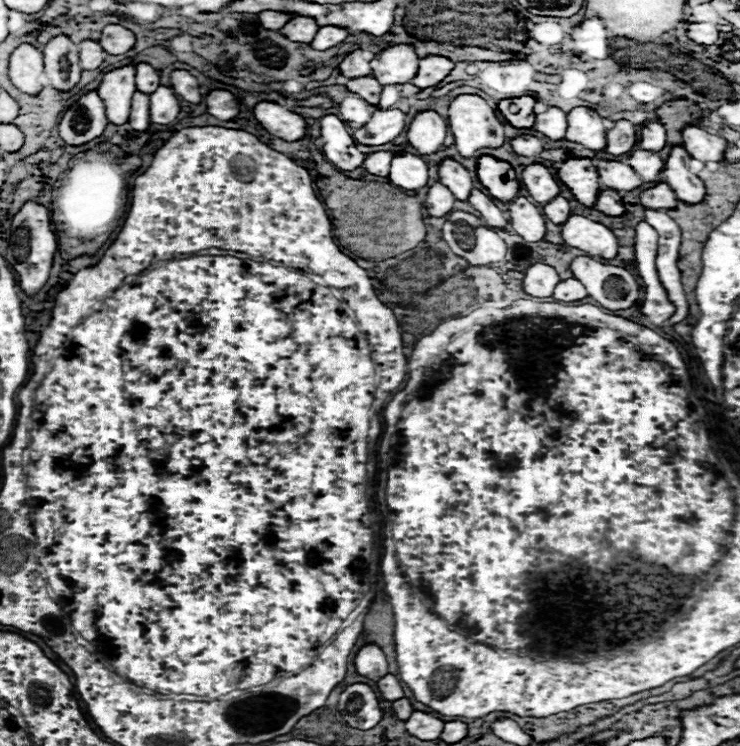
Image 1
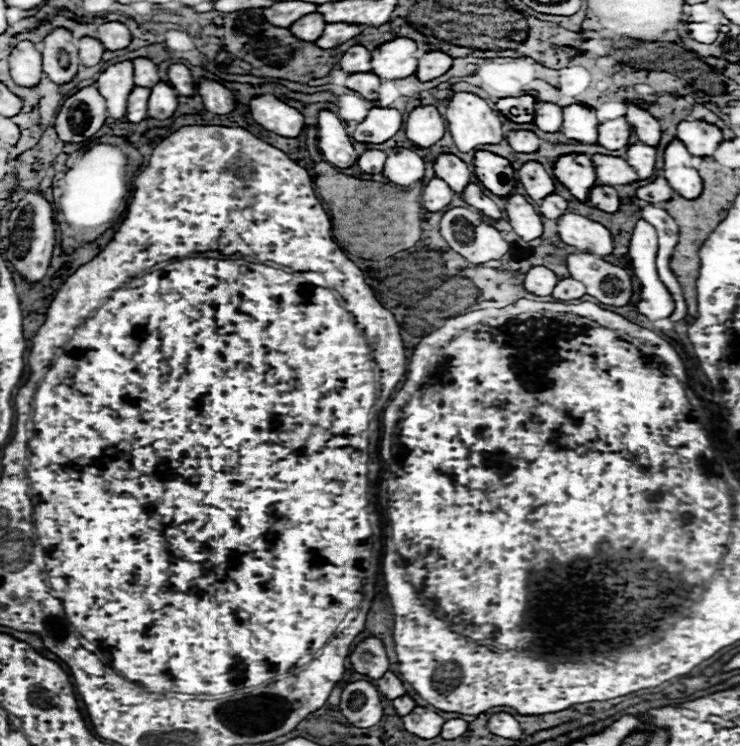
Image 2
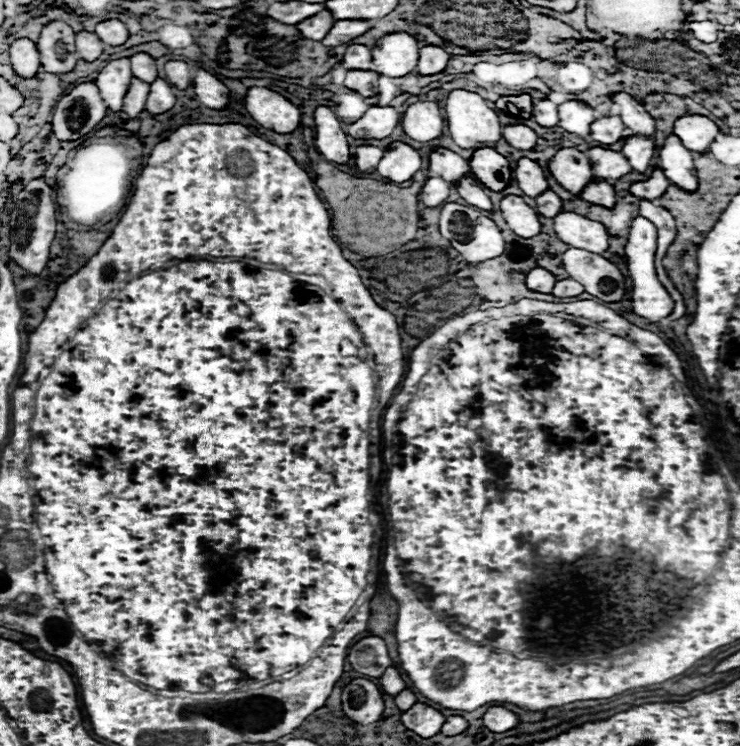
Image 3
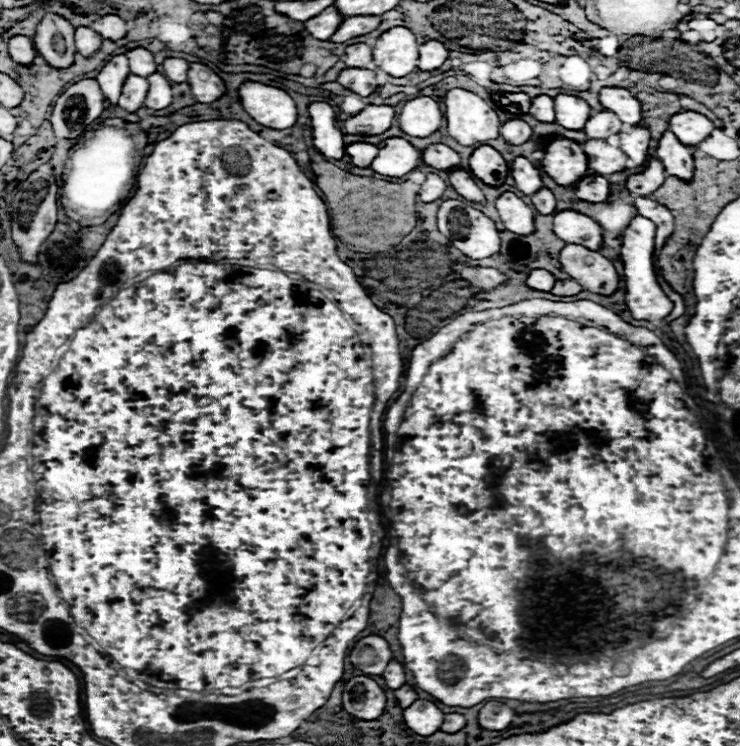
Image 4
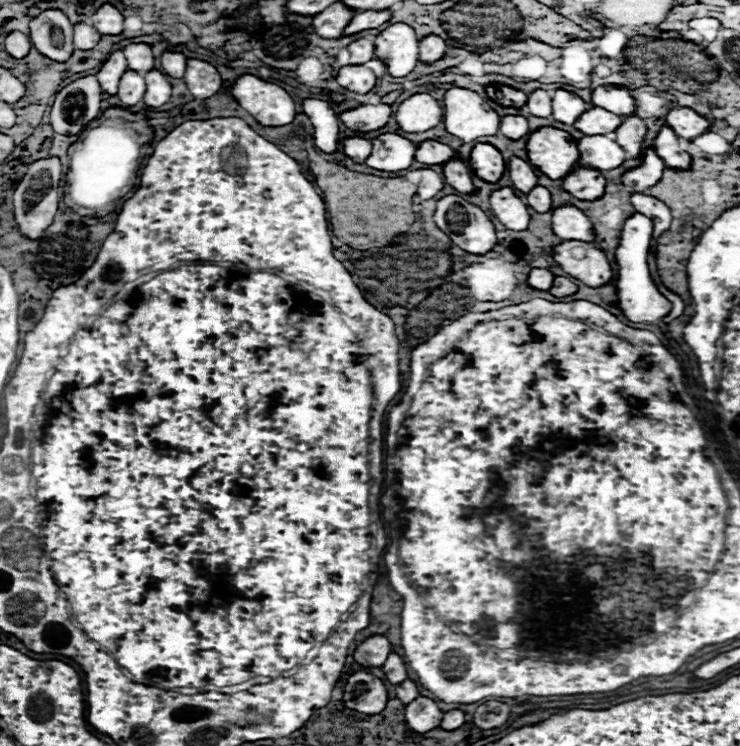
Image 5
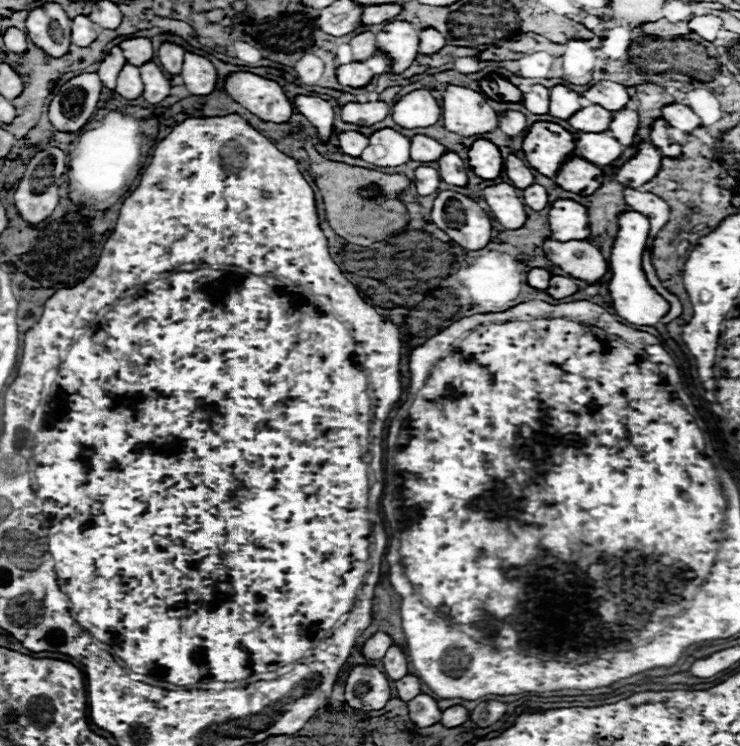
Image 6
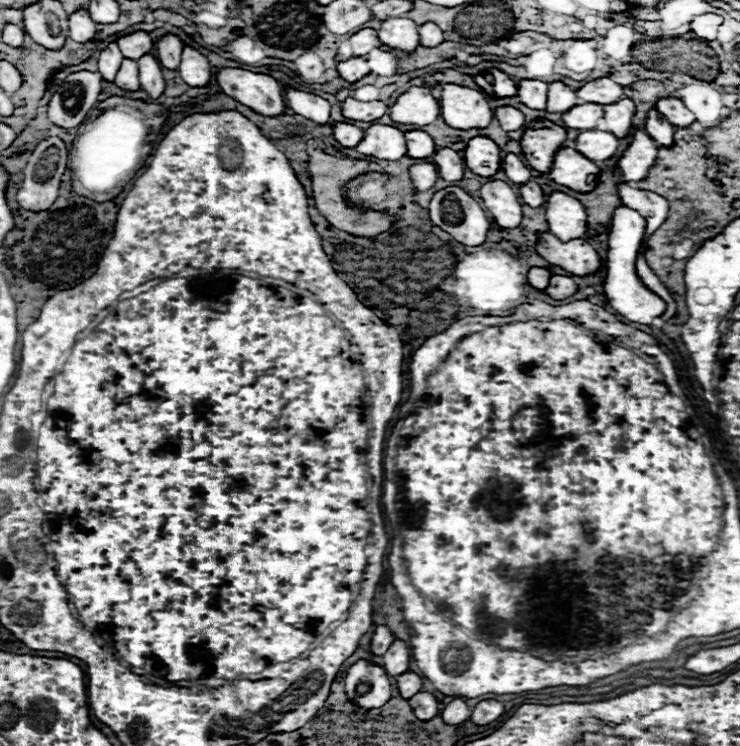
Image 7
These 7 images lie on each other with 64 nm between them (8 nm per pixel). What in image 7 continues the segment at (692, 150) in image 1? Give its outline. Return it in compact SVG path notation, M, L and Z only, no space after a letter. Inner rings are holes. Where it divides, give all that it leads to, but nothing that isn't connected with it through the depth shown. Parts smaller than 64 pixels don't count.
M662 98L656 104L656 110L672 124L672 126L682 126L688 128L696 122L696 116L678 100L678 98Z

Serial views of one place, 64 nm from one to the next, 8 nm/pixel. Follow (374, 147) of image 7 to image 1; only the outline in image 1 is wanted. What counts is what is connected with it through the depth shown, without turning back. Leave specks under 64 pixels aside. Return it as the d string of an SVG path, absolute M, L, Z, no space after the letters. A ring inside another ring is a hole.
M402 152L396 154L390 164L390 182L394 186L400 186L402 190L416 192L428 184L428 166L422 158Z

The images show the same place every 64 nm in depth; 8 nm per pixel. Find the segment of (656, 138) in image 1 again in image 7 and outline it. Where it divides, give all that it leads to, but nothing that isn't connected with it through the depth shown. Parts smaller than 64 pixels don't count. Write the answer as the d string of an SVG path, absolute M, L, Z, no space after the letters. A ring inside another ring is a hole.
M598 78L592 82L586 82L580 90L576 90L576 94L584 100L584 102L594 102L594 104L614 104L620 98L624 98L624 90L620 84L612 82L610 78Z

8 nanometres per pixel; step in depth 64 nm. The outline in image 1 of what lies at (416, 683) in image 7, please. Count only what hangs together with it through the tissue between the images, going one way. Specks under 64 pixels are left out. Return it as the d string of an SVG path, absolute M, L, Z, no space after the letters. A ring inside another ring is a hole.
M400 698L398 702L392 702L392 708L394 708L394 712L396 712L396 716L398 716L398 720L408 720L410 718L410 714L414 712L414 708L412 708L412 704L410 704L410 700L408 698Z

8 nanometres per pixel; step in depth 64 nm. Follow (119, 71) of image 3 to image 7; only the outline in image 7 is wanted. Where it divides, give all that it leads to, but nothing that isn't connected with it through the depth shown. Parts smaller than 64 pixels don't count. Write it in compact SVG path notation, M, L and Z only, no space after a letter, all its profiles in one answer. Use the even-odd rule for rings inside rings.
M116 42L108 44L108 48L102 50L100 56L98 56L98 72L100 72L100 76L102 76L104 80L108 80L108 82L114 82L116 72L118 72L118 68L120 68L122 60L124 60L124 56L122 56L118 44L116 44Z

